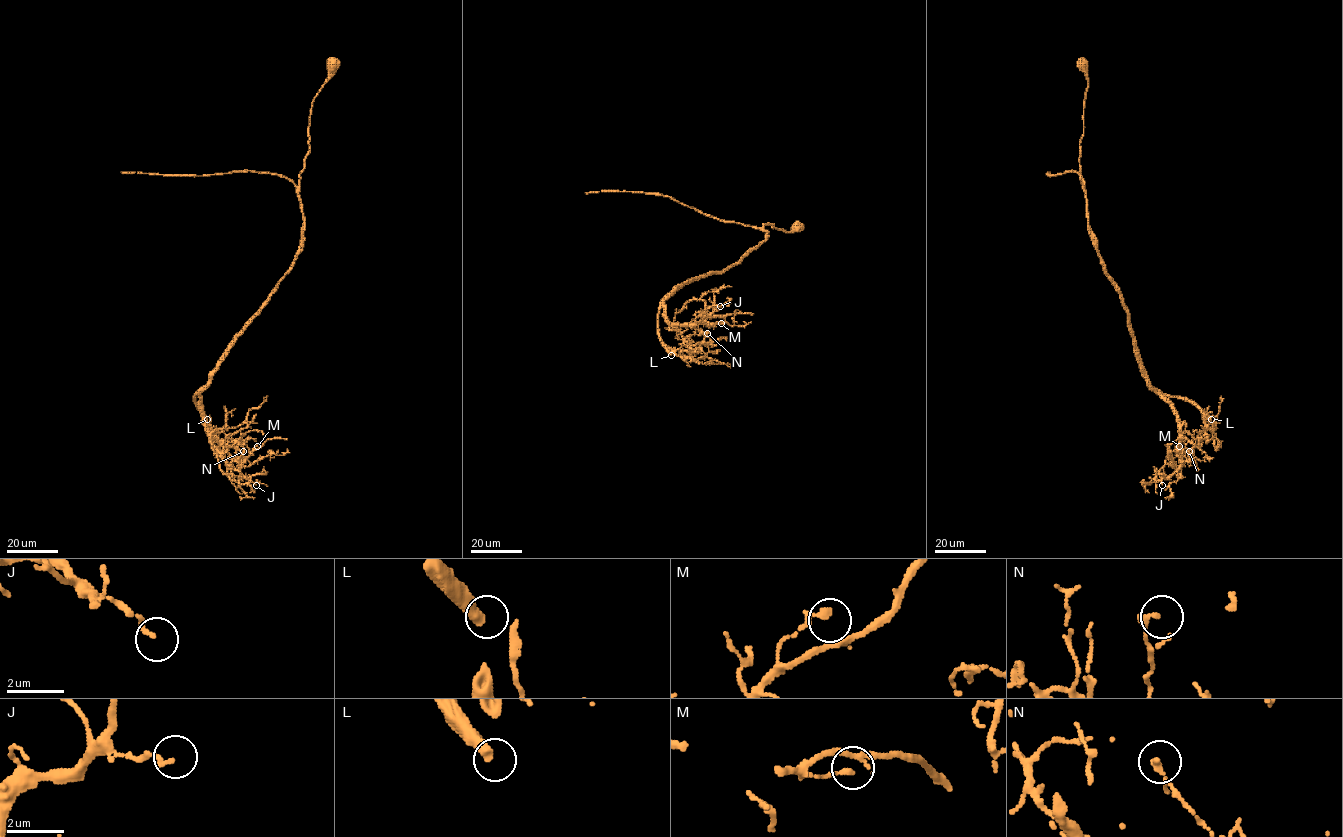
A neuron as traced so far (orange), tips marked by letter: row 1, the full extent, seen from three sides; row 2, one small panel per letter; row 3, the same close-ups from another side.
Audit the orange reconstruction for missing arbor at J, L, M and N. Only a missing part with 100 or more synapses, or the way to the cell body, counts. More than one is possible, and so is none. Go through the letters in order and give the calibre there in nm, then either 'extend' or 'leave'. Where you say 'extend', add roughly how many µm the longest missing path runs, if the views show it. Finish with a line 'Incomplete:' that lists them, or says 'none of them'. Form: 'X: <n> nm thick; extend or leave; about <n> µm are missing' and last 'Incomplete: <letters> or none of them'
J: 150 nm thick; leave
L: 400 nm thick; extend; about 30 µm are missing
M: 200 nm thick; leave
N: 200 nm thick; leave
Incomplete: L

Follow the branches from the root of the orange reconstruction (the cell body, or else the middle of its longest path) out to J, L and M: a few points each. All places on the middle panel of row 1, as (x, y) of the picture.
J: (796, 226), (764, 224), (756, 248), (685, 282), (664, 301), (665, 316), (695, 325), (720, 306)
L: (796, 226), (785, 232), (764, 224), (767, 237), (741, 260), (685, 282), (664, 300), (658, 336), (671, 355)
M: (796, 226), (785, 232), (764, 224), (767, 237), (741, 260), (685, 282), (664, 301), (673, 324), (721, 323)

